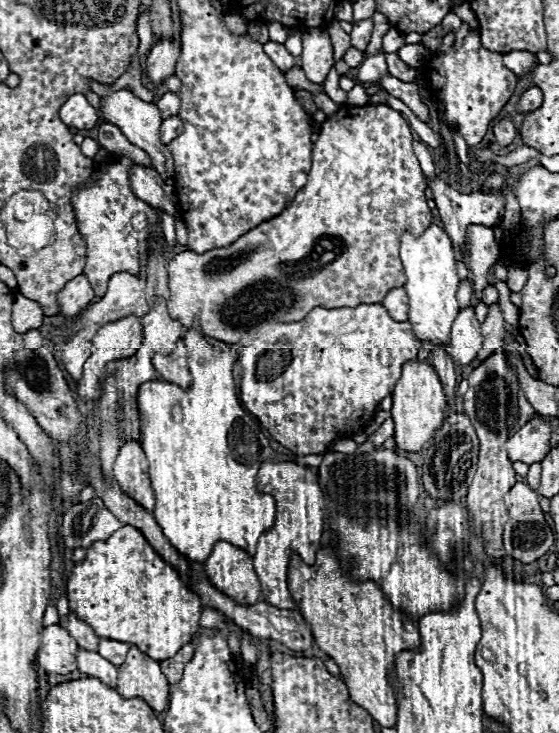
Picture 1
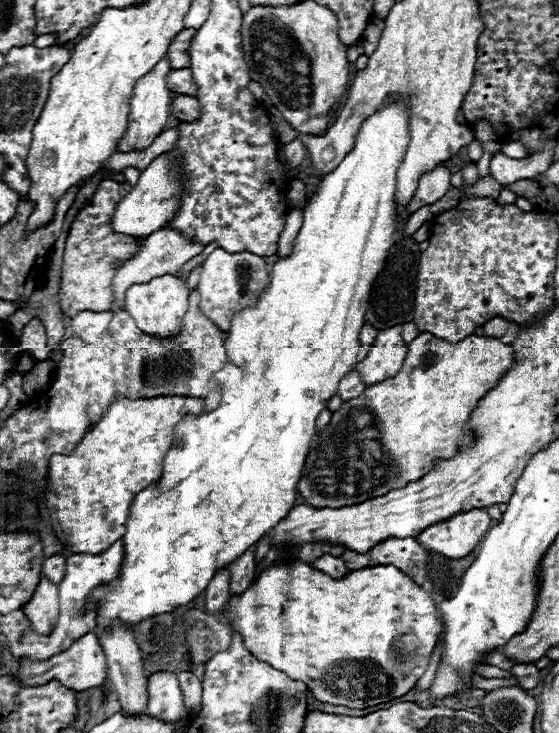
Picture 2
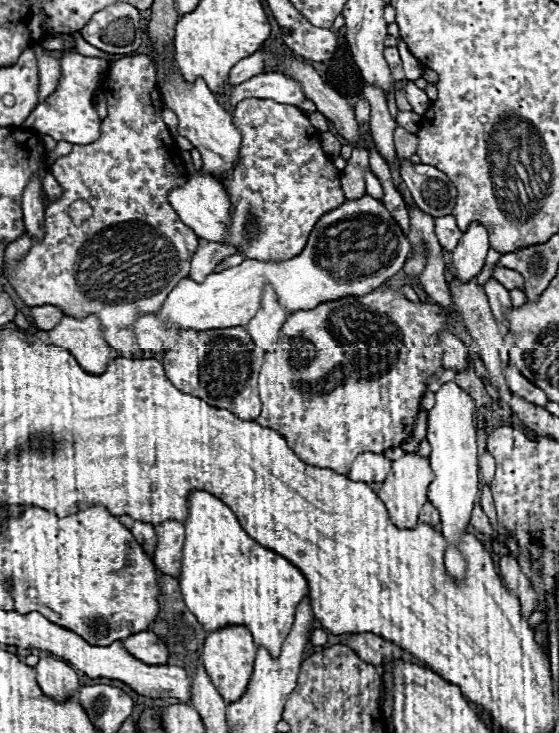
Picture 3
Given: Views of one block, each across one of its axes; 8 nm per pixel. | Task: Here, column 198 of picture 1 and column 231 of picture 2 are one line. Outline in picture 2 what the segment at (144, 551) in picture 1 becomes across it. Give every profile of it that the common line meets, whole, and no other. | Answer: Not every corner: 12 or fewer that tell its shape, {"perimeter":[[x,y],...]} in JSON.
{"perimeter":[[276,564],[222,616],[320,702],[408,694],[444,630],[394,566]]}

